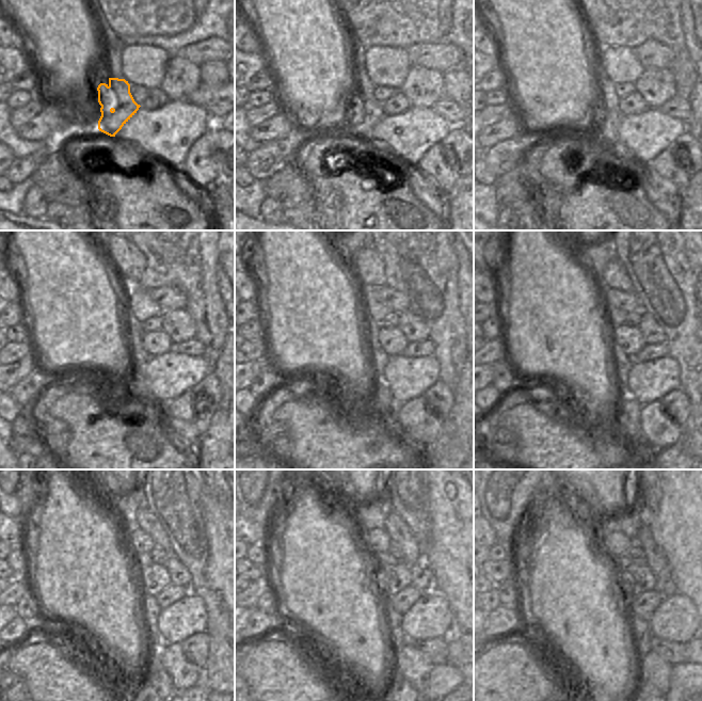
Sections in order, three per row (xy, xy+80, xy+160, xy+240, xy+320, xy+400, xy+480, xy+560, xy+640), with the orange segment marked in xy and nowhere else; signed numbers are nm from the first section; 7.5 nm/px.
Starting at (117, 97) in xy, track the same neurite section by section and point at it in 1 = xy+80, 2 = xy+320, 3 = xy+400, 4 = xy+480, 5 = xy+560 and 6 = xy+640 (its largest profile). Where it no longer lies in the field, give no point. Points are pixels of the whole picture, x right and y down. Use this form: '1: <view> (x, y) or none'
1: xy+80 (372, 112)
2: xy+320 (383, 401)
3: xy+400 (628, 415)
4: xy+480 (157, 686)
5: xy+560 (398, 686)
6: xy+640 (641, 686)

